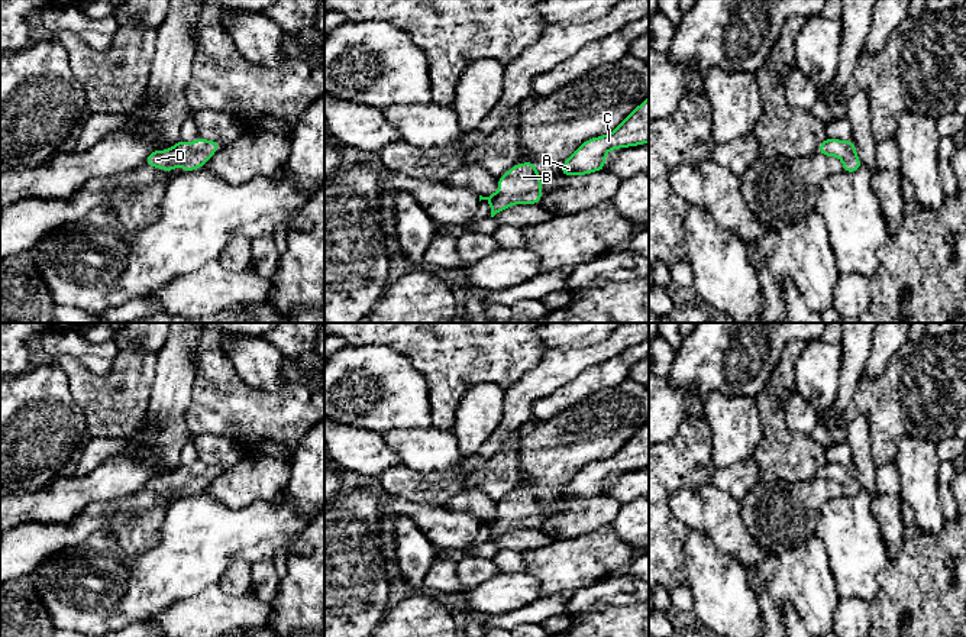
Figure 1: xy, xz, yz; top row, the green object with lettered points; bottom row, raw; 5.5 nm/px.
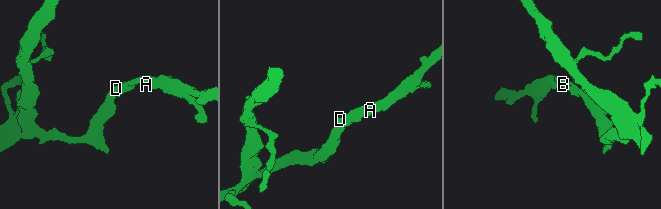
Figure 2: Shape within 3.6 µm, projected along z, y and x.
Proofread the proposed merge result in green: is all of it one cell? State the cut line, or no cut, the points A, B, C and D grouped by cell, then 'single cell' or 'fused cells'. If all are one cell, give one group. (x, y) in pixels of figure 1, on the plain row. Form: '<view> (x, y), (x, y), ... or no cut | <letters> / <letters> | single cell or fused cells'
no cut | A B C D | single cell

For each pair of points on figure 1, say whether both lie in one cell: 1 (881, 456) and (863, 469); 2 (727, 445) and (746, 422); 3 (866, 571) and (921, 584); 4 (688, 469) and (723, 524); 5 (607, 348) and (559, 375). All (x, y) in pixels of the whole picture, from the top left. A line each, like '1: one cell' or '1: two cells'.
1: two cells
2: one cell
3: two cells
4: two cells
5: one cell

